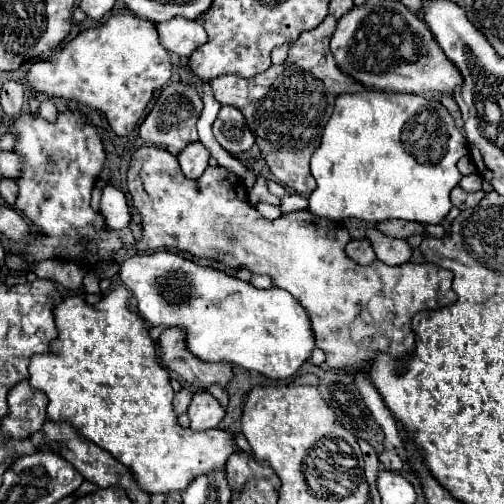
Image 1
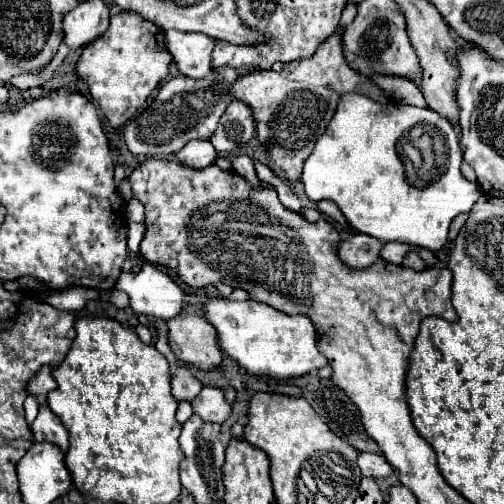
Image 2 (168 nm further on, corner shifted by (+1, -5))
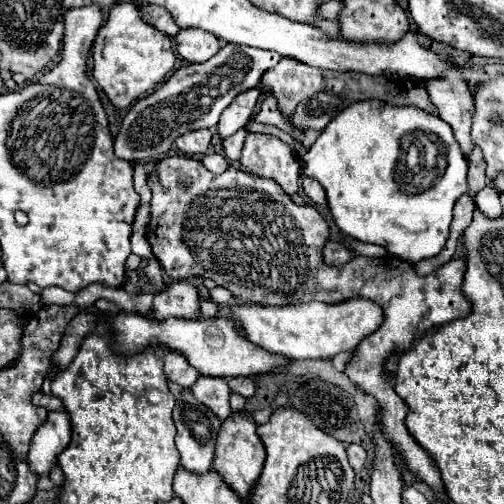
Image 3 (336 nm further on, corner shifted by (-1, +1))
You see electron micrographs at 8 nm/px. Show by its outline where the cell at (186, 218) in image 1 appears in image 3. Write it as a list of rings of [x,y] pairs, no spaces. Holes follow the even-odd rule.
[[[171,156],[163,158],[157,168],[151,172],[147,180],[153,198],[151,198],[151,220],[147,226],[147,240],[151,244],[151,250],[155,258],[161,262],[163,270],[173,280],[185,280],[185,278],[211,278],[219,286],[227,288],[235,298],[239,298],[243,304],[261,304],[261,306],[287,306],[287,304],[303,304],[311,300],[319,300],[325,304],[337,304],[343,300],[349,300],[353,296],[363,296],[377,302],[385,308],[385,320],[377,332],[367,336],[355,350],[353,360],[349,362],[345,374],[367,394],[375,396],[377,406],[381,408],[379,414],[381,426],[385,436],[401,450],[401,456],[409,470],[423,482],[427,482],[431,488],[443,490],[443,482],[439,476],[437,466],[429,460],[429,454],[419,448],[419,444],[413,440],[409,430],[405,428],[405,416],[407,416],[407,404],[395,394],[391,378],[387,378],[383,372],[383,362],[393,356],[395,352],[403,352],[413,346],[413,340],[417,336],[423,336],[425,330],[447,324],[457,318],[465,318],[471,312],[469,300],[463,296],[463,274],[465,274],[465,258],[451,260],[443,264],[433,274],[421,278],[415,274],[413,264],[405,260],[389,258],[355,258],[343,266],[331,268],[323,262],[321,250],[329,238],[329,226],[323,220],[323,216],[315,210],[315,206],[297,206],[275,180],[259,178],[253,174],[247,174],[239,170],[237,166],[229,166],[223,174],[209,172],[199,160],[189,156]]]

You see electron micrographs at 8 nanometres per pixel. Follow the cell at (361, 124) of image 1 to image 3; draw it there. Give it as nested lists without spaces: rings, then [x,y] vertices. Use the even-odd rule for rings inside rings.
[[[365,100],[347,106],[339,112],[307,154],[301,156],[303,172],[317,178],[327,192],[329,212],[339,230],[359,242],[379,244],[391,256],[407,260],[411,264],[433,258],[447,242],[449,226],[453,220],[453,206],[459,196],[467,194],[467,160],[463,158],[459,144],[453,138],[451,126],[435,114],[427,114],[411,106],[391,106],[379,100]],[[407,134],[409,148],[413,142],[423,146],[423,162],[417,166],[399,166],[401,138]]]

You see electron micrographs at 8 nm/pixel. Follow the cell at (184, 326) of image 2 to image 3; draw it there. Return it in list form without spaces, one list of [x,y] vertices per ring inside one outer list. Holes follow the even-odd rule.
[[[187,280],[169,282],[167,288],[155,296],[153,318],[167,320],[171,316],[199,318],[199,294]]]

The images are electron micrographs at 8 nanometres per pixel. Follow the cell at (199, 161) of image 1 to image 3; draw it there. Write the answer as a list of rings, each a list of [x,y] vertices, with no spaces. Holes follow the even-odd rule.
[[[193,130],[175,140],[175,148],[187,156],[205,154],[211,146],[211,132],[209,130]]]

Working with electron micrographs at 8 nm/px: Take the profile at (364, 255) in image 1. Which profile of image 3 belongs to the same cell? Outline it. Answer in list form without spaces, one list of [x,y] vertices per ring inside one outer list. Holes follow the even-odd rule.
[[[327,242],[323,248],[323,262],[327,266],[343,266],[351,258],[353,258],[353,254],[347,250],[347,246],[343,242]]]

